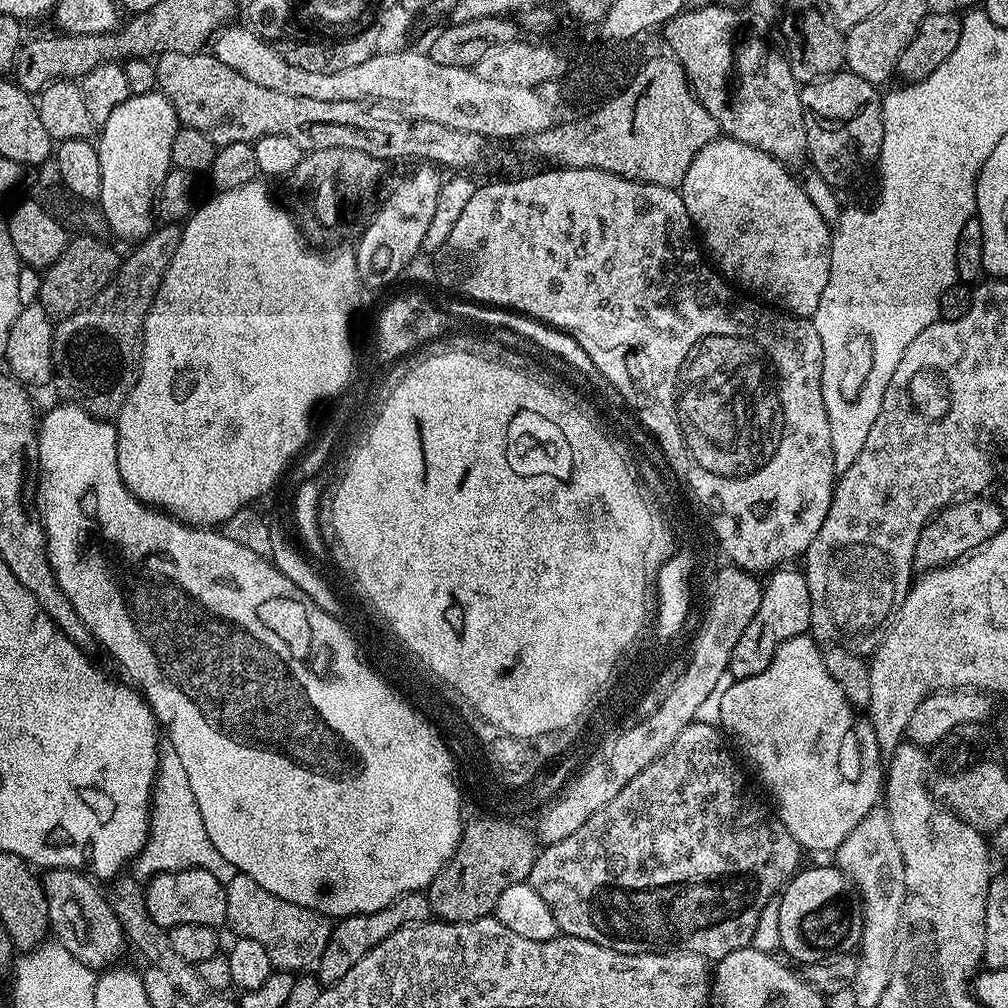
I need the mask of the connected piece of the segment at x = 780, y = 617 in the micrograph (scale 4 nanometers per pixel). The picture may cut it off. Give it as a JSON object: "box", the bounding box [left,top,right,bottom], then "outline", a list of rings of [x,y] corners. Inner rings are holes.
{"box":[727,566,812,680],"outline":[[[781,566],[767,580],[760,593],[758,611],[754,613],[754,618],[750,618],[750,626],[742,630],[742,638],[738,638],[738,646],[734,646],[734,654],[730,654],[727,675],[732,680],[745,680],[754,678],[754,674],[762,674],[762,670],[770,666],[782,642],[790,642],[790,638],[805,635],[809,631],[812,611],[804,572],[795,572],[792,566]]]}

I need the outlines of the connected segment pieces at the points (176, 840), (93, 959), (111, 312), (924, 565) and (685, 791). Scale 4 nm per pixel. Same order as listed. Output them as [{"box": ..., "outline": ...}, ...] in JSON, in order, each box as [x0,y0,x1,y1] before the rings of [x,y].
[{"box":[132,750,239,886],"outline":[[[171,750],[165,752],[161,753],[158,760],[152,807],[149,811],[148,840],[132,861],[138,868],[137,879],[146,882],[158,873],[198,868],[214,874],[214,878],[226,886],[239,875],[237,867],[222,858],[218,850],[214,850],[214,844],[202,823],[202,814],[198,811],[198,802],[194,799],[189,780],[181,770],[181,764],[176,761],[176,753]]]},{"box":[42,868,126,970],"outline":[[[50,868],[42,876],[51,935],[59,944],[66,946],[78,962],[93,970],[104,970],[119,961],[116,959],[126,948],[126,937],[108,904],[107,895],[99,892],[91,882],[83,871],[74,868]]]},{"box":[52,222,182,421],"outline":[[[164,222],[150,235],[135,245],[136,248],[116,270],[116,275],[83,310],[73,316],[65,316],[55,325],[52,334],[52,371],[54,385],[61,401],[77,404],[99,420],[111,421],[120,415],[122,406],[134,390],[136,380],[140,377],[140,358],[144,355],[144,323],[146,314],[158,294],[158,286],[170,266],[170,258],[174,258],[174,250],[178,250],[178,242],[182,228],[176,222]]]},{"box":[912,498,1006,574],"outline":[[[984,498],[957,499],[947,508],[939,509],[928,521],[918,538],[918,546],[912,559],[913,569],[917,573],[923,574],[932,571],[933,568],[943,568],[953,560],[963,560],[976,547],[979,540],[986,541],[995,532],[1005,531],[1006,514],[1000,509],[999,503],[995,499],[980,499]]]},{"box":[526,723,802,962],"outline":[[[700,723],[687,724],[682,734],[678,734],[678,738],[670,742],[670,746],[661,756],[654,758],[654,762],[650,762],[646,770],[630,778],[630,782],[626,782],[626,786],[618,790],[618,794],[605,808],[590,814],[590,818],[586,818],[586,822],[582,822],[582,826],[578,826],[578,830],[574,830],[570,838],[562,838],[562,842],[554,842],[537,851],[536,861],[526,883],[538,890],[542,902],[550,906],[550,914],[554,914],[556,927],[563,935],[582,938],[586,942],[594,942],[598,946],[613,948],[619,952],[693,952],[705,956],[710,962],[721,960],[726,954],[739,948],[749,947],[755,941],[752,939],[756,936],[756,927],[760,924],[764,907],[771,900],[773,903],[774,897],[785,883],[796,875],[802,864],[802,849],[775,811],[767,803],[759,804],[752,797],[751,790],[744,785],[743,774],[736,769],[737,757],[730,751],[721,729],[715,723]]]}]

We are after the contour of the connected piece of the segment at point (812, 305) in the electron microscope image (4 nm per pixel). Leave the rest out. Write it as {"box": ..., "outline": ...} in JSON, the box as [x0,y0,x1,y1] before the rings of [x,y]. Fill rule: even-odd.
{"box":[678,138,833,318],"outline":[[[717,138],[698,150],[678,191],[707,259],[729,285],[765,305],[811,318],[818,310],[818,302],[822,302],[822,290],[826,290],[830,278],[833,229],[818,214],[814,202],[810,202],[803,183],[788,172],[791,171],[780,161],[746,142]]]}

